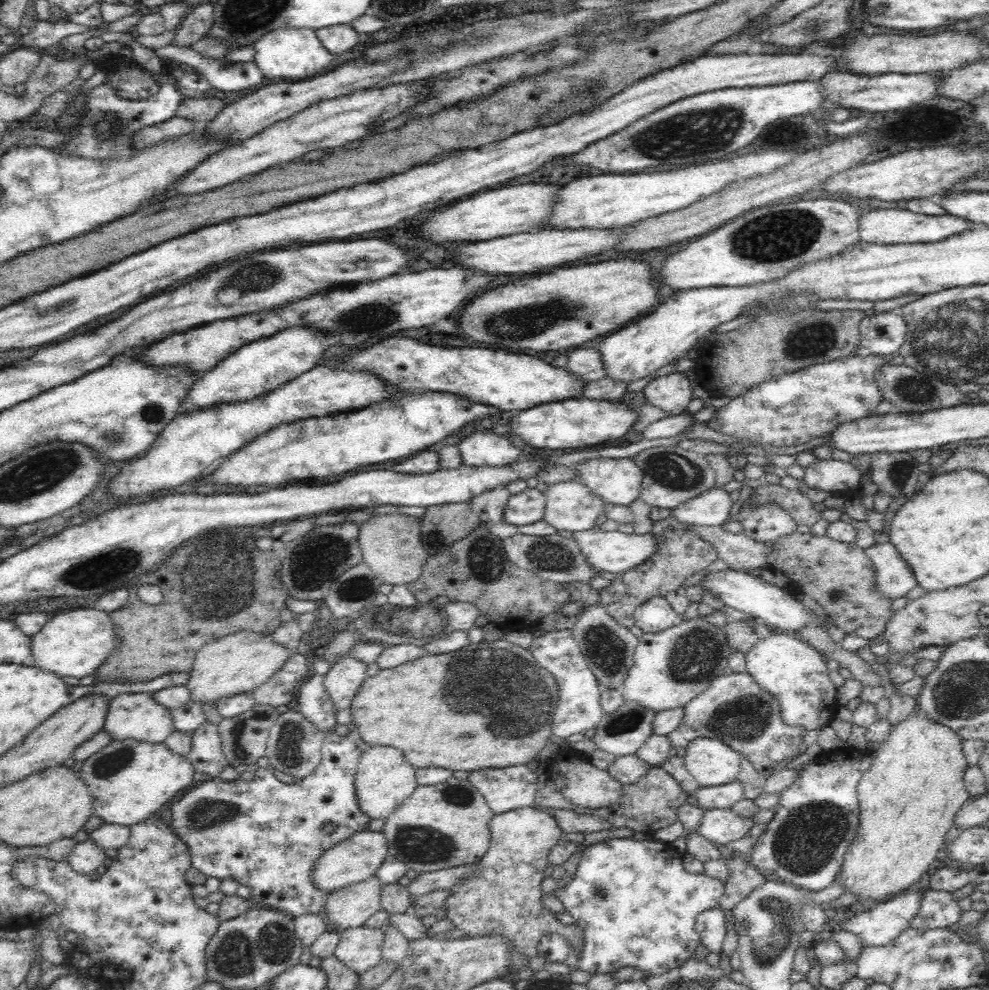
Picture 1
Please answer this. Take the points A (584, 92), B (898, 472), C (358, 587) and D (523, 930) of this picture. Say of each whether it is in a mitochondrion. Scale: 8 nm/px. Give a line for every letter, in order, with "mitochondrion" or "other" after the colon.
A: mitochondrion
B: mitochondrion
C: mitochondrion
D: other

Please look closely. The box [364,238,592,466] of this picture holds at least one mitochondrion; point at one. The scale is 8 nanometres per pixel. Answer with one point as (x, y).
(527, 322)

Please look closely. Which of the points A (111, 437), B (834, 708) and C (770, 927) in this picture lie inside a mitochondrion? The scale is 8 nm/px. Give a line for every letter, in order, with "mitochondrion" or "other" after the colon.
A: mitochondrion
B: other
C: mitochondrion

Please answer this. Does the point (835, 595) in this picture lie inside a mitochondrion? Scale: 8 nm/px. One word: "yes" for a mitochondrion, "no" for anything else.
yes

